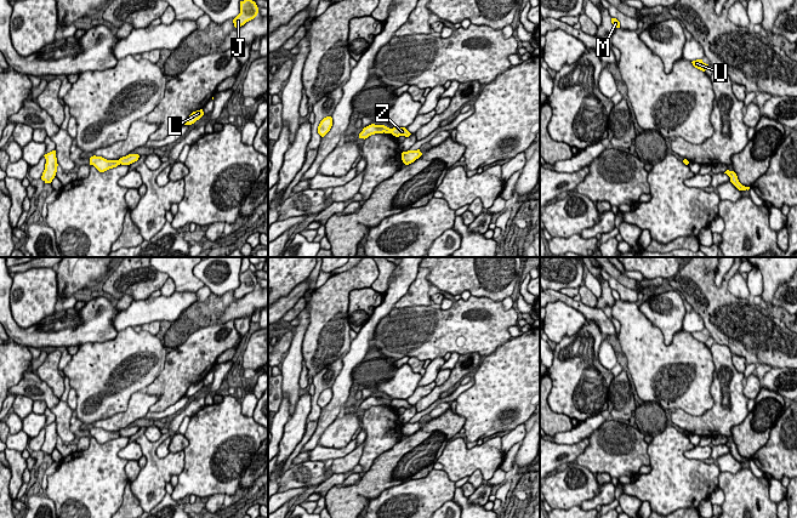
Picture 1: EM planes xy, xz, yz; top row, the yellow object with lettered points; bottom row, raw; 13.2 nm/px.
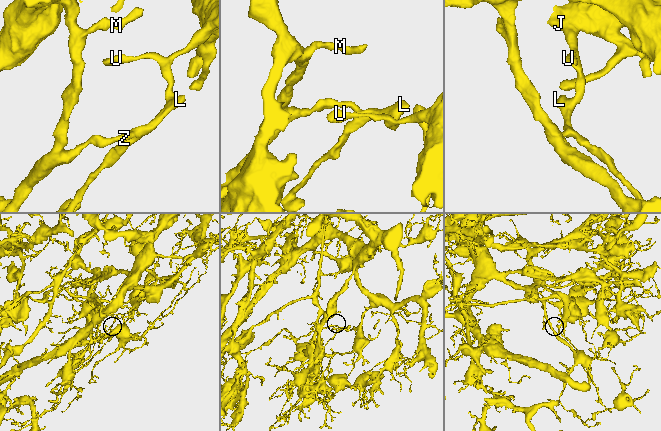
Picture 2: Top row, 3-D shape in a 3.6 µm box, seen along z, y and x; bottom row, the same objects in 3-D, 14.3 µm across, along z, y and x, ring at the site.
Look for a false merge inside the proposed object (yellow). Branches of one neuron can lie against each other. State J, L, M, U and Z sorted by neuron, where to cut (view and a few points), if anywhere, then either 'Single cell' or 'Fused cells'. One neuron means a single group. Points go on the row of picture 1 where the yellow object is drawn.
Groups: J L U Z / M. Split along xz (392, 129), (390, 132). Fused cells

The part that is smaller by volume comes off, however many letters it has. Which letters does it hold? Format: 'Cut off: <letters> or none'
Cut off: M

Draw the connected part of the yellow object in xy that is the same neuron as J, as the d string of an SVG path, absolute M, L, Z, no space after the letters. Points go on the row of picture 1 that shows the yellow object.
M252 0L240 1L240 13L233 19L234 27L239 28L254 19L258 13L258 7Z

